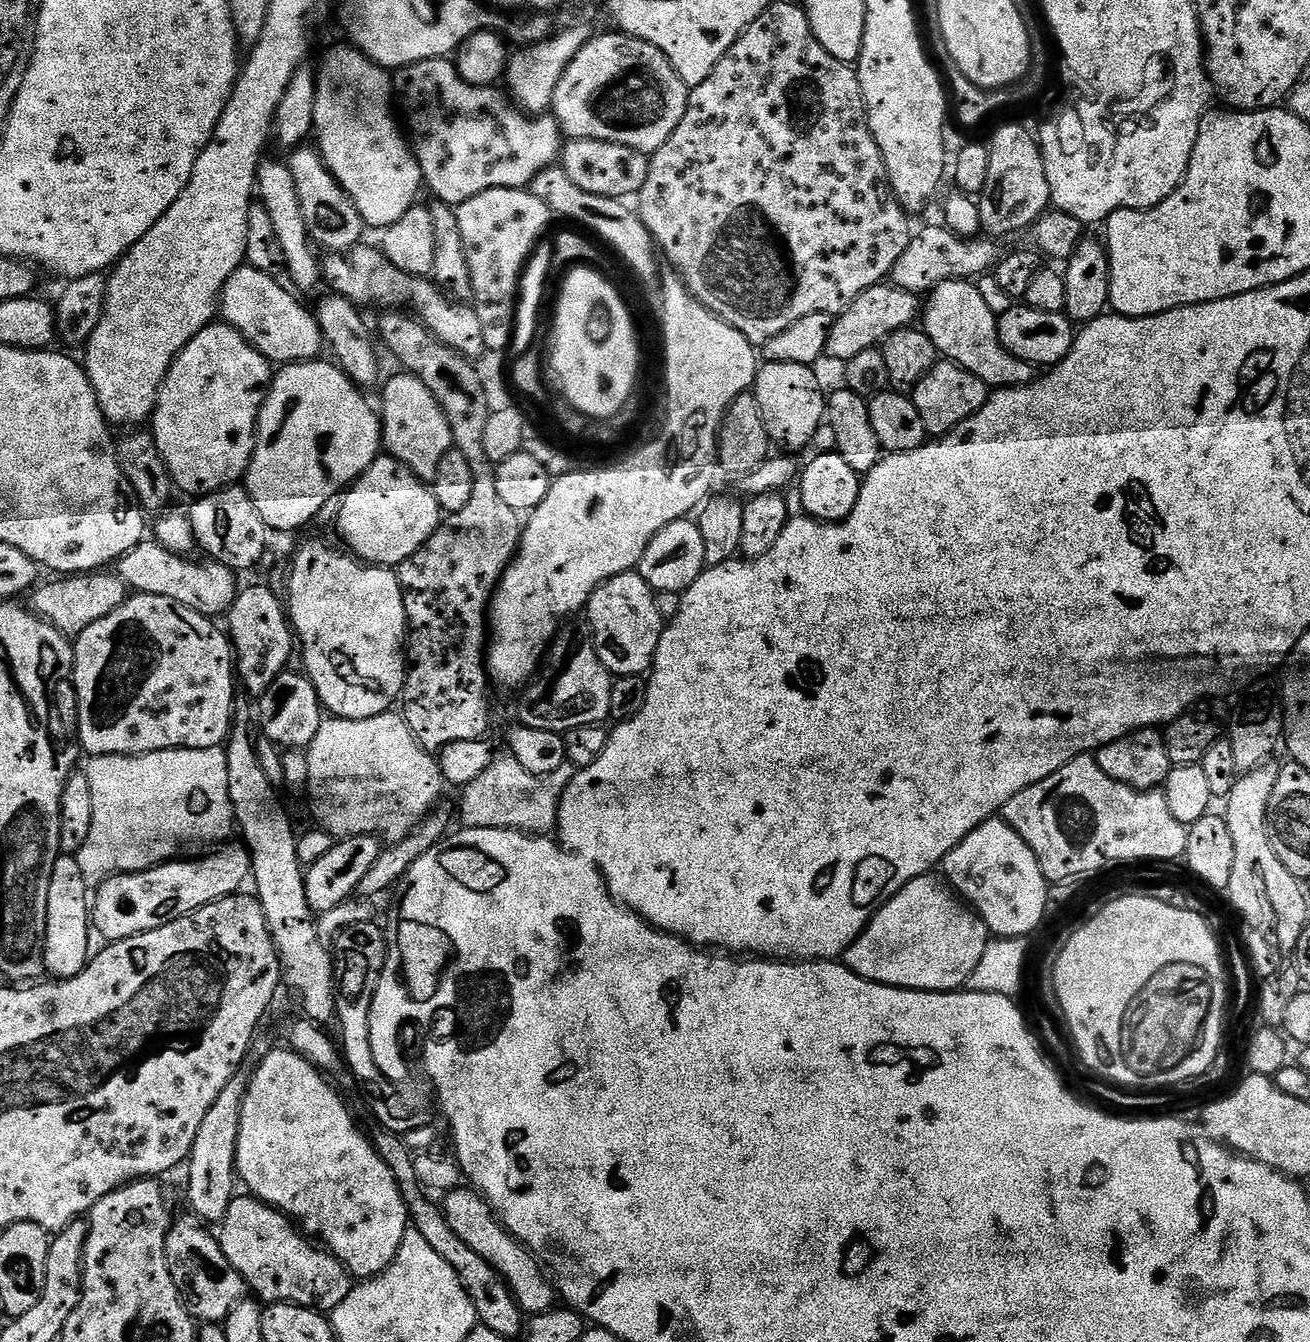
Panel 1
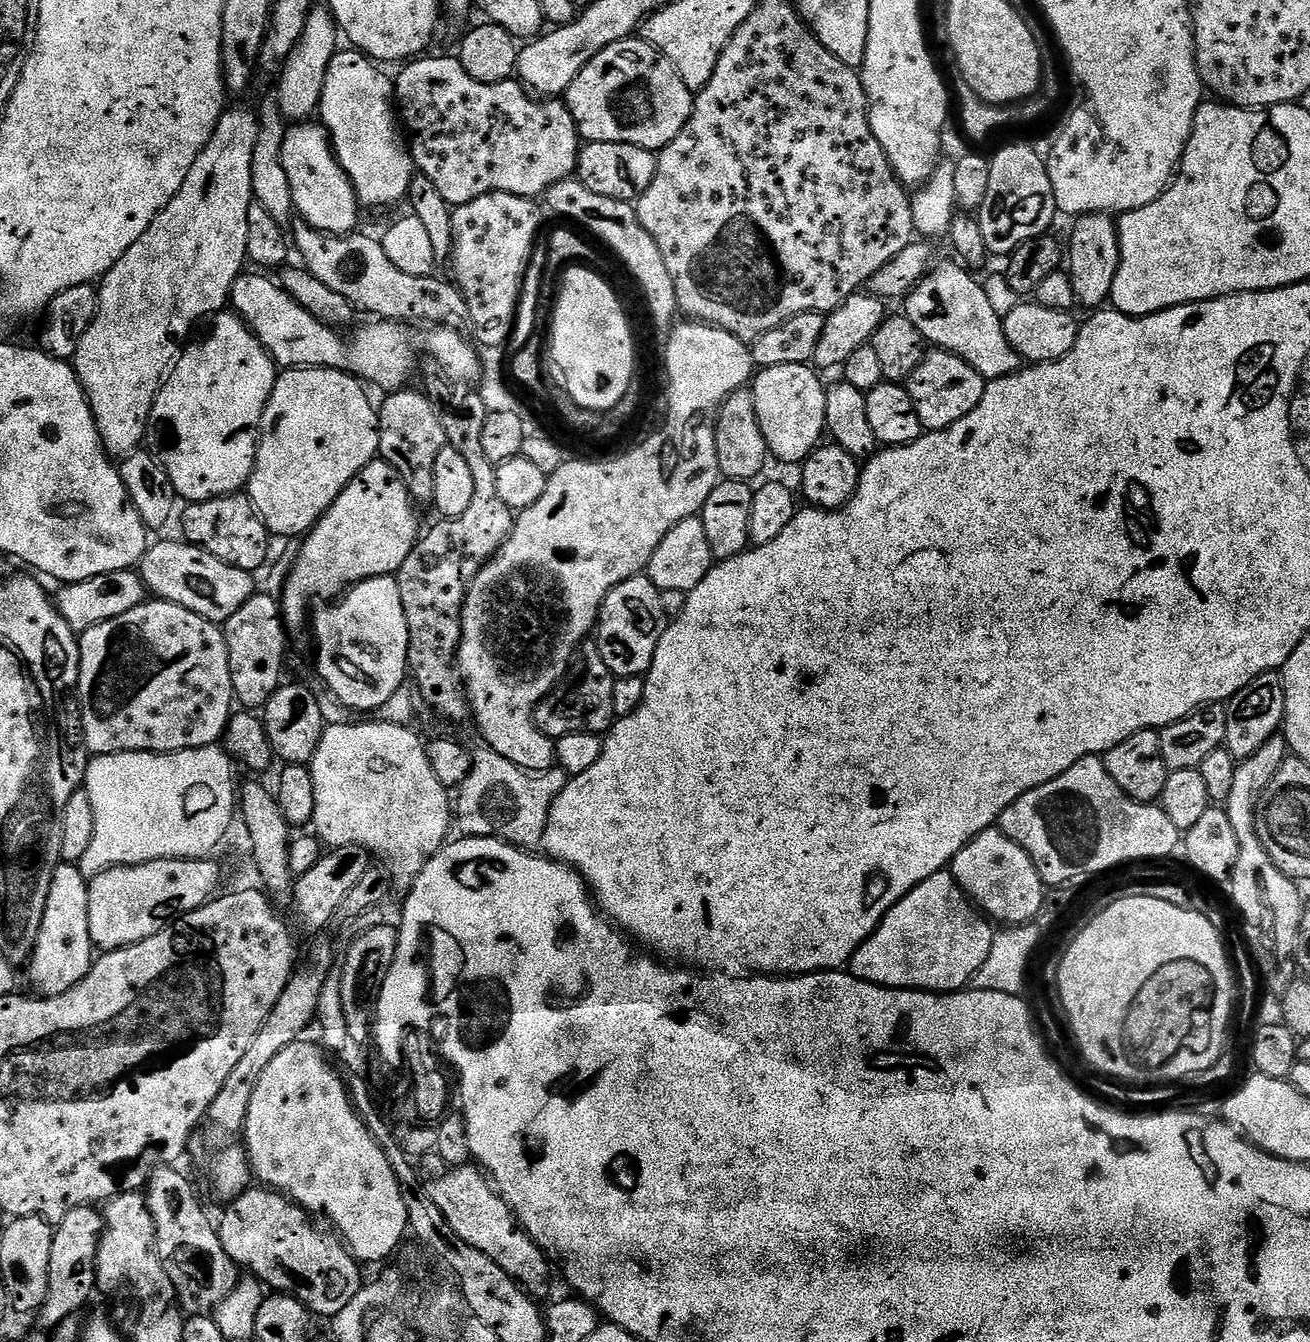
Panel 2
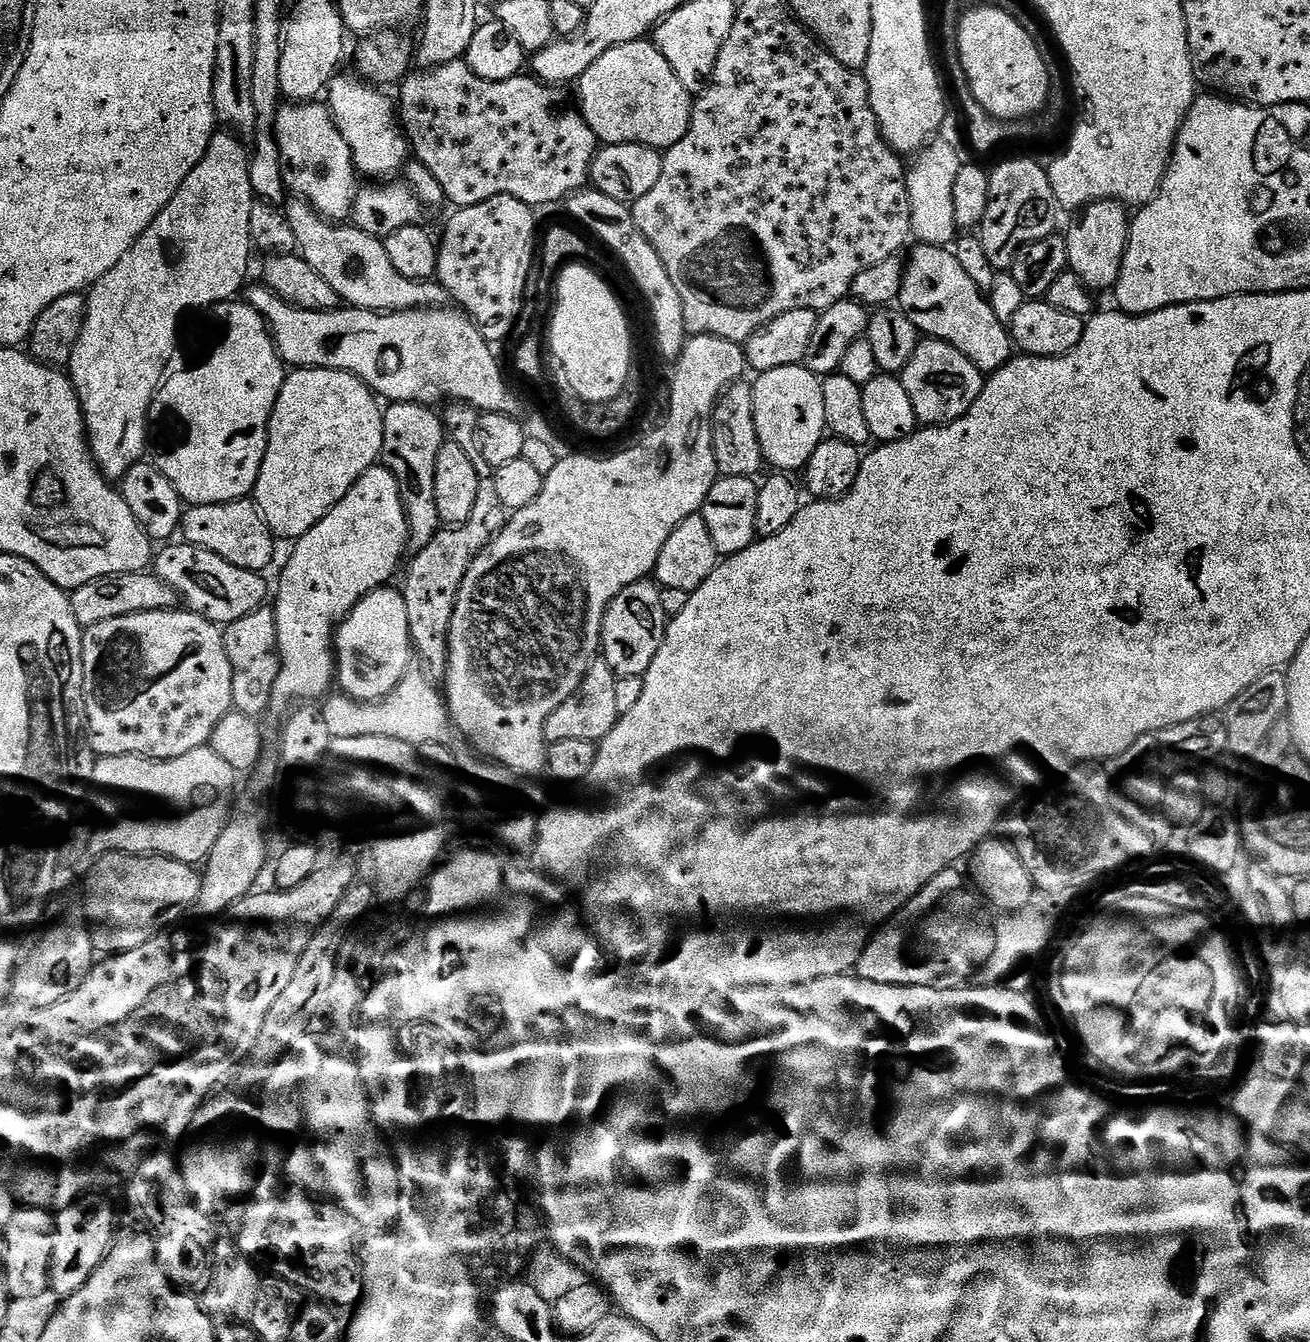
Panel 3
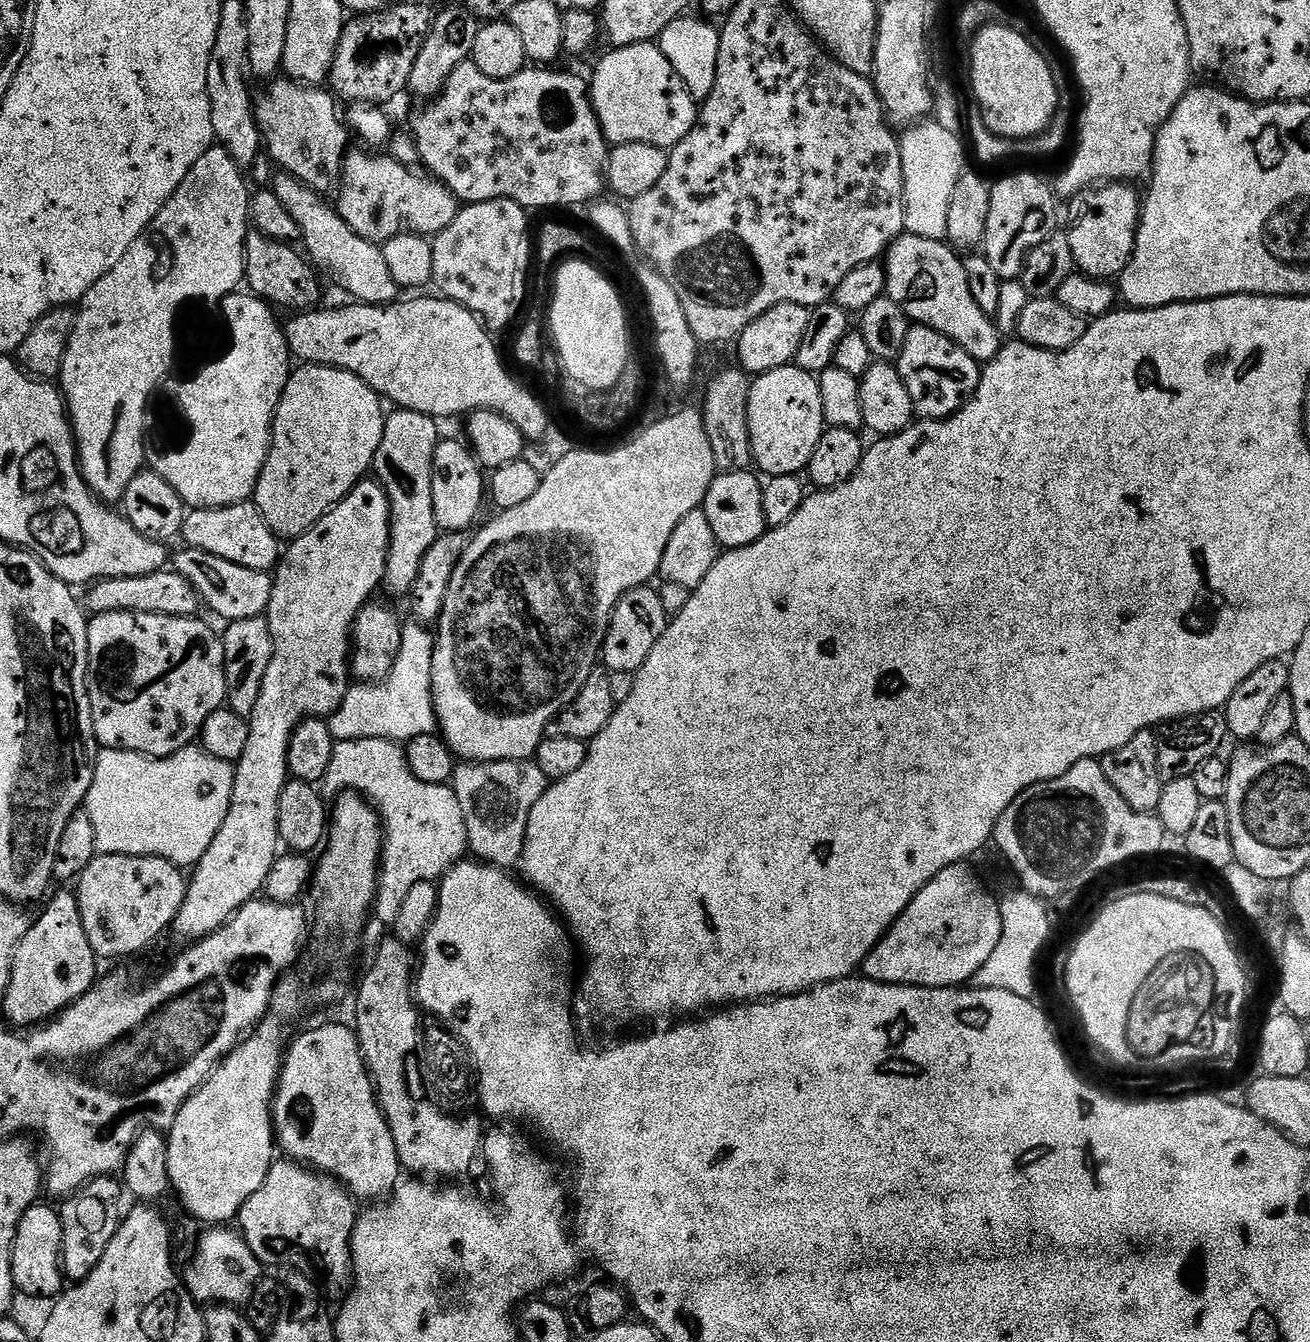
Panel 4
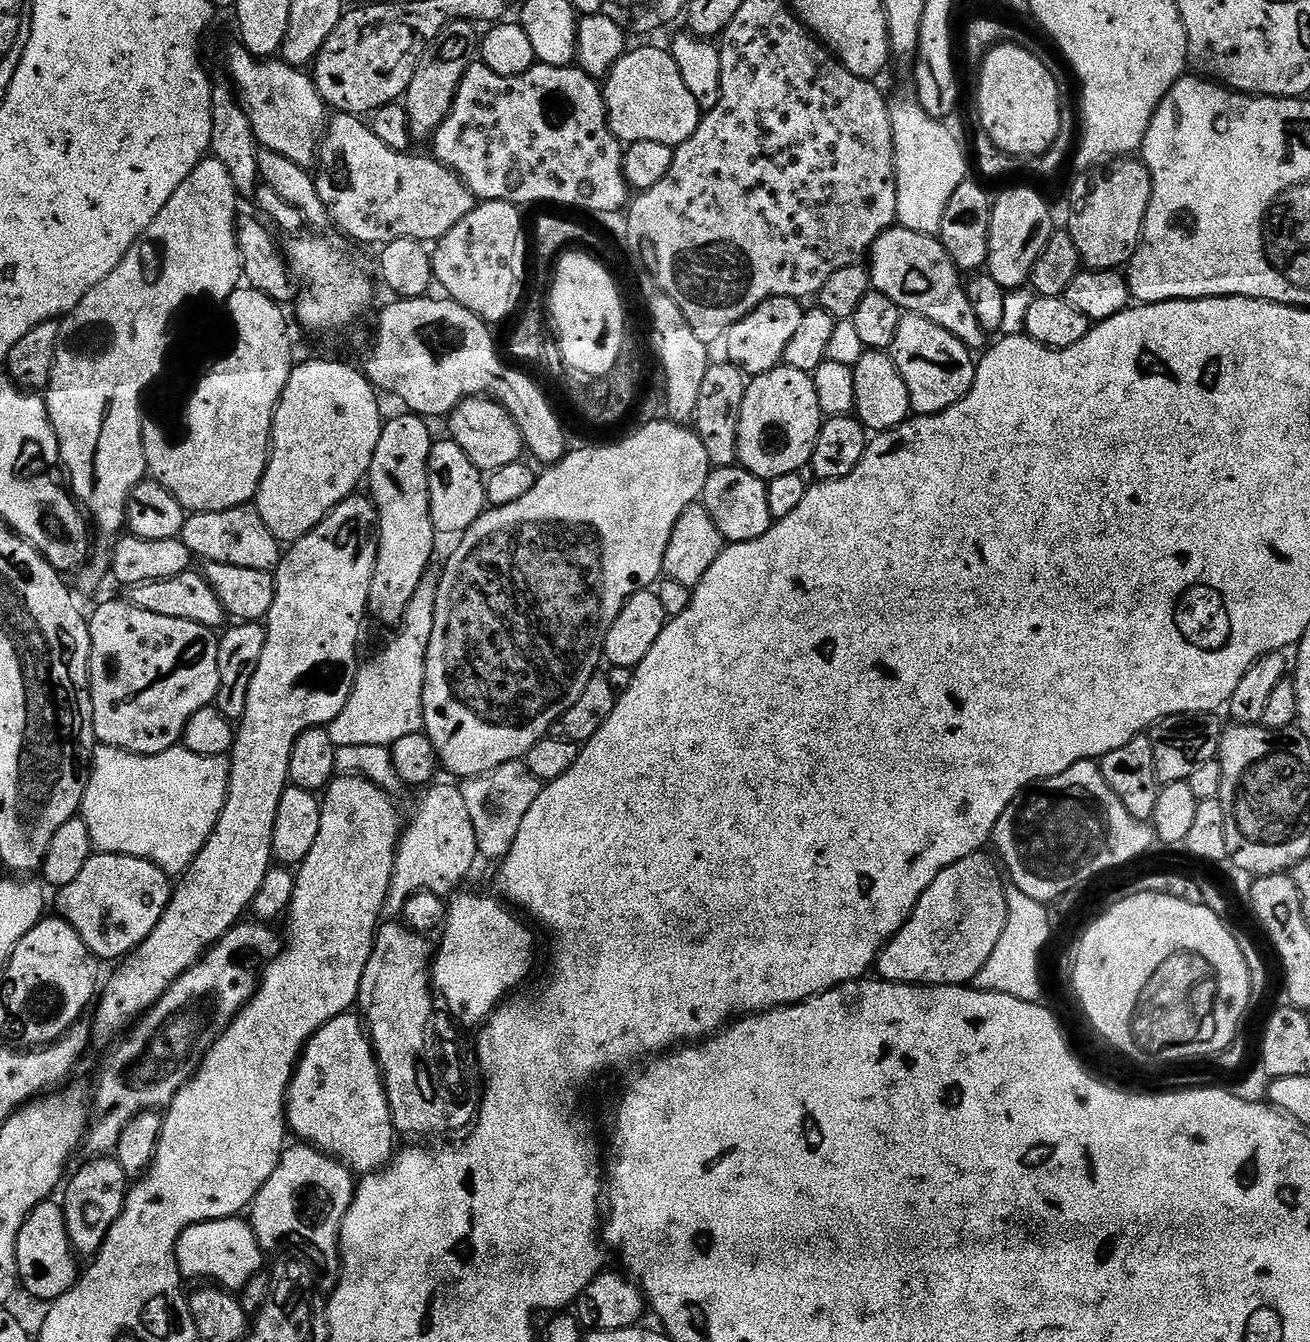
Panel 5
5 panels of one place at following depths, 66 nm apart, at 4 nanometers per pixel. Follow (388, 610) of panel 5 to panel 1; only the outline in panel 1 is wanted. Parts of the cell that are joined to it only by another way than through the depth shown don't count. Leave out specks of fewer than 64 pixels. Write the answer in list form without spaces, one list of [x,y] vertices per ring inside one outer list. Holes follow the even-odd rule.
[[[411,374],[399,375],[389,380],[387,377],[382,384],[384,393],[378,403],[382,448],[387,455],[407,466],[420,480],[430,482],[438,474],[438,462],[442,462],[442,458],[453,451],[450,422],[446,422],[446,414],[442,414],[442,406],[438,406],[426,382]]]

